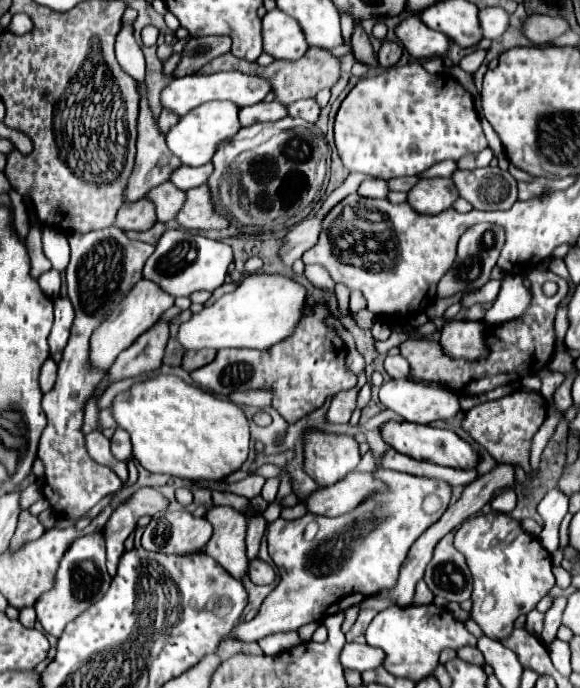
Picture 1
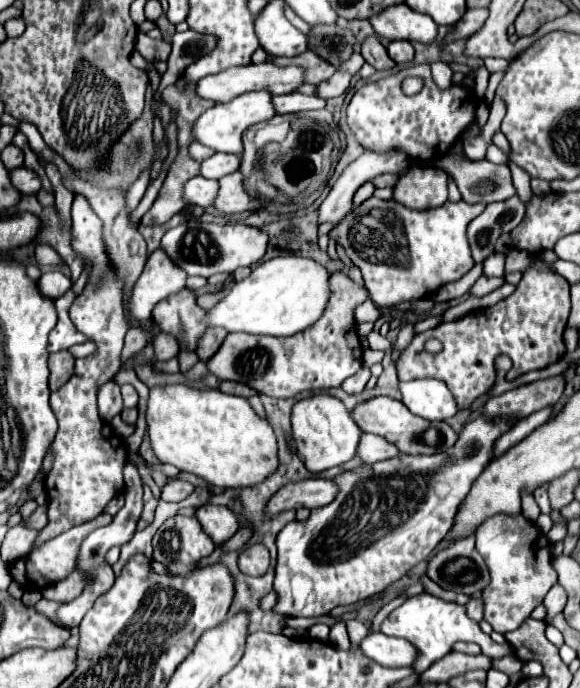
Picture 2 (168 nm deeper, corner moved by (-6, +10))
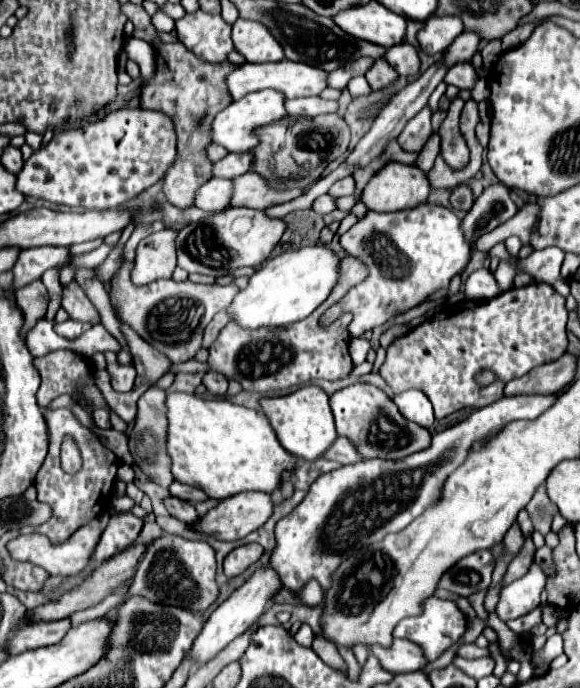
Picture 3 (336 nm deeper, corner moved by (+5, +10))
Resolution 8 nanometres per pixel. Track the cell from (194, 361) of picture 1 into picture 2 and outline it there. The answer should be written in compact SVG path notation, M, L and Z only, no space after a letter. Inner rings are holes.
M208 328L208 330L200 336L200 340L198 340L198 344L196 344L196 354L198 354L198 358L200 358L202 362L206 362L208 358L212 358L212 356L216 354L216 350L220 348L220 344L224 342L224 338L226 338L224 328Z

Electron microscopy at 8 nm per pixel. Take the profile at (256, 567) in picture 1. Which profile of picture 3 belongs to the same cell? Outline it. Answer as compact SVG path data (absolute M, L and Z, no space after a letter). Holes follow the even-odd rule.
M245 544L235 548L223 562L223 570L227 578L235 578L243 574L251 564L255 564L263 554L263 548L259 544Z

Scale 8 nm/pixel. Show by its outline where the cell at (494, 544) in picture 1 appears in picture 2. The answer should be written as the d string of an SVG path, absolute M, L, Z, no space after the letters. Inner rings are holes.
M496 514L474 532L476 550L484 558L490 584L482 590L484 602L484 620L500 634L516 630L530 612L542 604L546 592L558 582L558 574L552 568L552 546L540 528L526 520L522 514L508 516Z

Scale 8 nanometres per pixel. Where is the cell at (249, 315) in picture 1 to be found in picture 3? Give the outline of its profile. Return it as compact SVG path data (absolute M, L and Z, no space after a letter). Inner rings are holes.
M319 242L299 250L289 250L259 266L255 276L249 280L249 286L235 296L229 312L233 314L233 320L245 328L293 324L307 318L327 300L339 276L341 258L327 244Z

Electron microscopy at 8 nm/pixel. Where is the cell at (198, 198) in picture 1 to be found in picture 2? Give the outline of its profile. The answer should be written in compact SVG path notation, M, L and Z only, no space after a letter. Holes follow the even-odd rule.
M232 172L224 178L220 178L218 184L220 184L218 194L212 202L214 214L232 216L232 214L240 214L240 212L256 208L258 202L252 200L242 188L242 174L240 172Z

